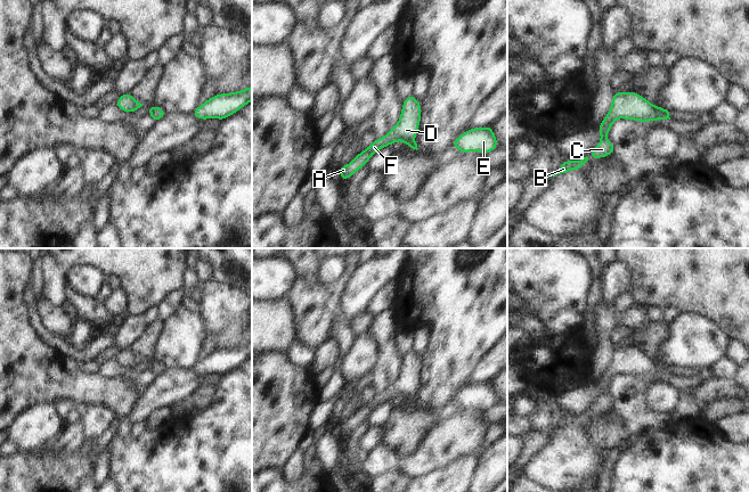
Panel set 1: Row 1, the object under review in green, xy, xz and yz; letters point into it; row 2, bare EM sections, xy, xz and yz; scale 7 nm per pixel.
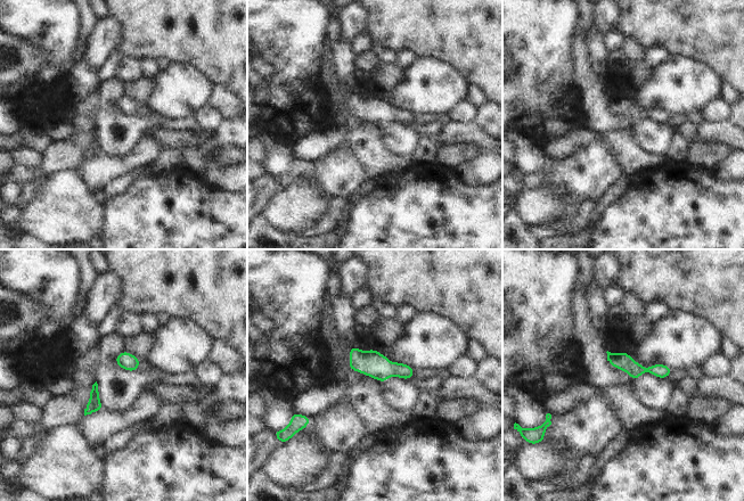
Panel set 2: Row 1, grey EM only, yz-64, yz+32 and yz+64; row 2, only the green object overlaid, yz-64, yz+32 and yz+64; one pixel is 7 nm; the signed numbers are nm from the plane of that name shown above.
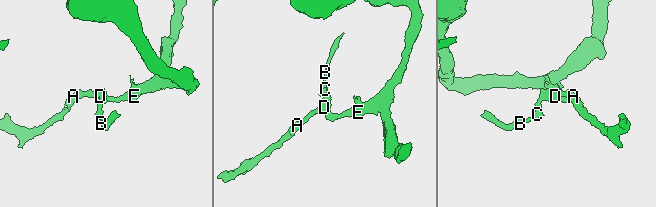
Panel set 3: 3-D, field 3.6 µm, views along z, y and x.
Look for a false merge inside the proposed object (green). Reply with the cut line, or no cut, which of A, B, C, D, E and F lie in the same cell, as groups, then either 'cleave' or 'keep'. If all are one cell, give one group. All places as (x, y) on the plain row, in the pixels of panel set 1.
no cut; A B C D E F; keep

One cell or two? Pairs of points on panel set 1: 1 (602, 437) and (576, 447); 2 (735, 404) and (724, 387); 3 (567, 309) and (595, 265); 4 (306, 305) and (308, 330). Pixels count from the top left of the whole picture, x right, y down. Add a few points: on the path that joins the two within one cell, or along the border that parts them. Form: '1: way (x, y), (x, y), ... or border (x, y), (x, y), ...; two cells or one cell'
1: border (580, 424), (588, 439), (600, 450); two cells
2: border (737, 396), (724, 396), (705, 403); two cells
3: border (586, 260), (593, 275); two cells
4: way (303, 311), (308, 317), (308, 325); one cell

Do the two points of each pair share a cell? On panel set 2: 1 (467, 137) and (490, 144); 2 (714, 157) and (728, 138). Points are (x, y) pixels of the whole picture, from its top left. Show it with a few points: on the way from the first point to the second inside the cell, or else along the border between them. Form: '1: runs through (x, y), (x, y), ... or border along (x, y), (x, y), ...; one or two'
1: runs through (473, 137), (479, 137), (484, 141); one
2: border along (696, 138), (720, 142), (732, 149); two

